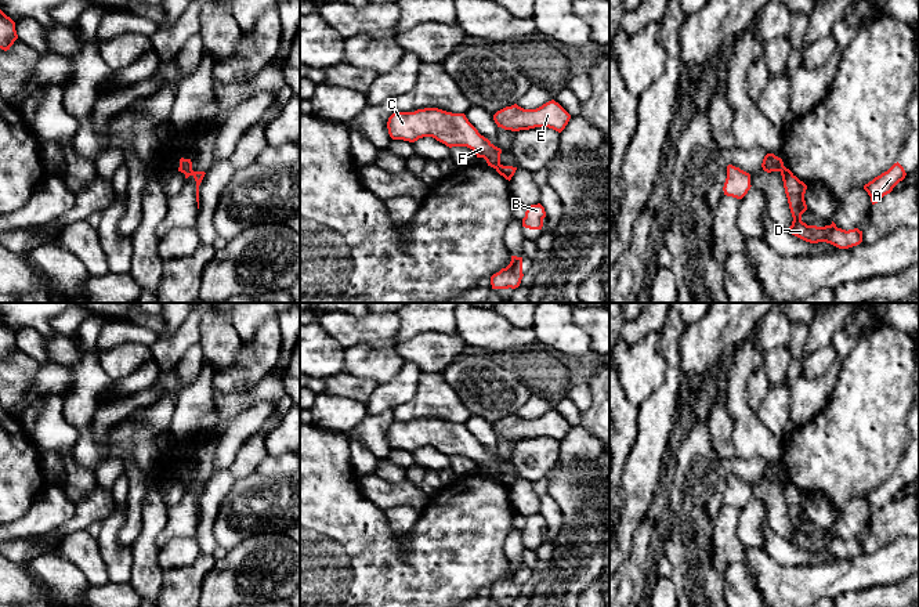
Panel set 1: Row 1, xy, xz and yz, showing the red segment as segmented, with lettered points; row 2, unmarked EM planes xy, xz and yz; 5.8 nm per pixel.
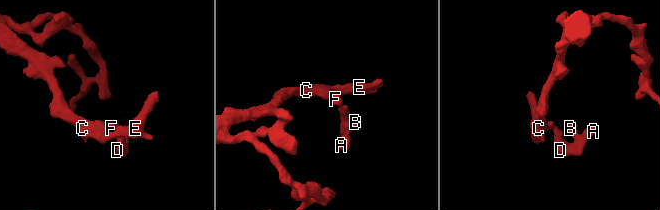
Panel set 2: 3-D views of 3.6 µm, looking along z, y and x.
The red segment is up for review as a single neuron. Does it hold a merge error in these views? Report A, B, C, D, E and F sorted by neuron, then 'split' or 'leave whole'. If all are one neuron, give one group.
A B D / C E F | split

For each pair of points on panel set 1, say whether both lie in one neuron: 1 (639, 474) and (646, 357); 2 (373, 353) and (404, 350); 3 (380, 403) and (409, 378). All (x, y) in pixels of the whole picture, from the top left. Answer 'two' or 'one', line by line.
1: two
2: two
3: one

